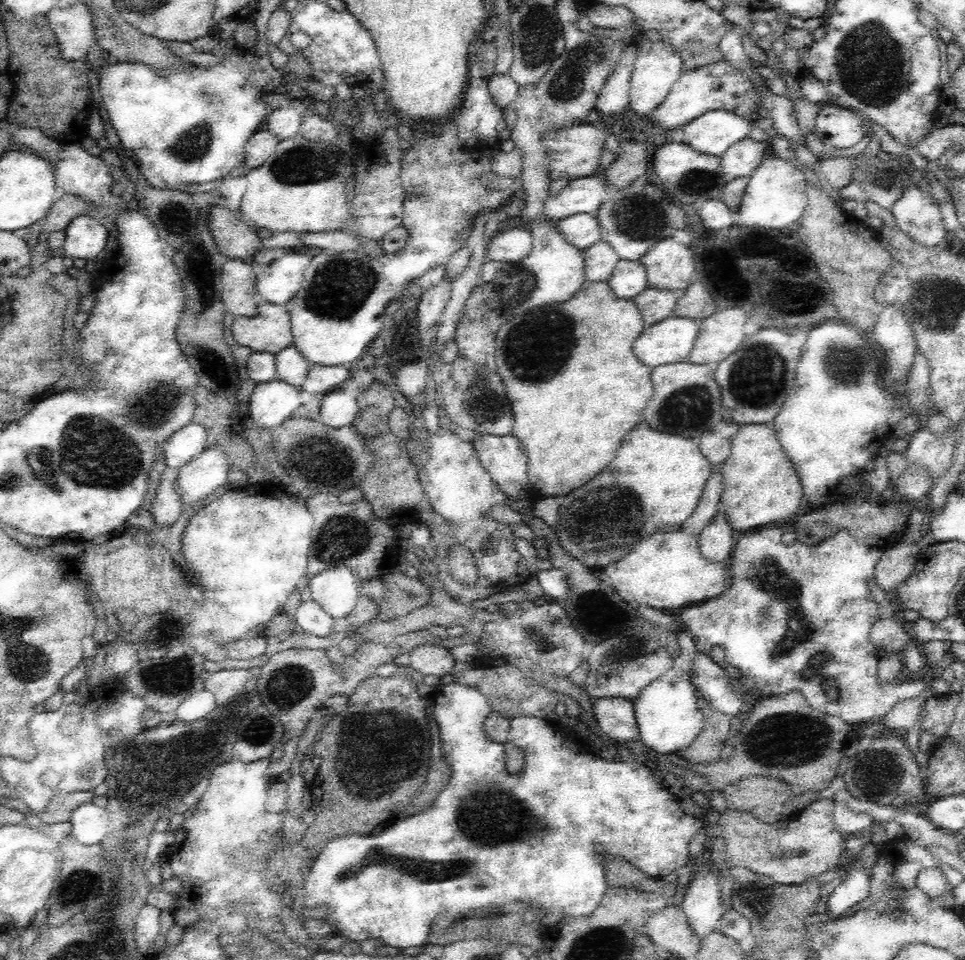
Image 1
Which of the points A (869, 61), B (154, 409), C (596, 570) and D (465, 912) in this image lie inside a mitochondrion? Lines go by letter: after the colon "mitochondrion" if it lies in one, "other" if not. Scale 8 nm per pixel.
A: mitochondrion
B: mitochondrion
C: other
D: other

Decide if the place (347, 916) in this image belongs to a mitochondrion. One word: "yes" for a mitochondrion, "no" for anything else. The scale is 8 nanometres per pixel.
no

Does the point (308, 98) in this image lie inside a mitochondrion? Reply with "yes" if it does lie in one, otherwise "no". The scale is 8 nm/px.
no

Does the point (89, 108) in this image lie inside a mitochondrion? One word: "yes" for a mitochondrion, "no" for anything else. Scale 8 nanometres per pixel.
no

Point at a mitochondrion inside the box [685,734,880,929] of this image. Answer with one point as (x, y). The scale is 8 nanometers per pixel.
(757, 897)

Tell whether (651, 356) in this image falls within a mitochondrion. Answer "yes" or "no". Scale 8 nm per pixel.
no

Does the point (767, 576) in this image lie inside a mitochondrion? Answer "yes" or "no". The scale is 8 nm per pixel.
yes

